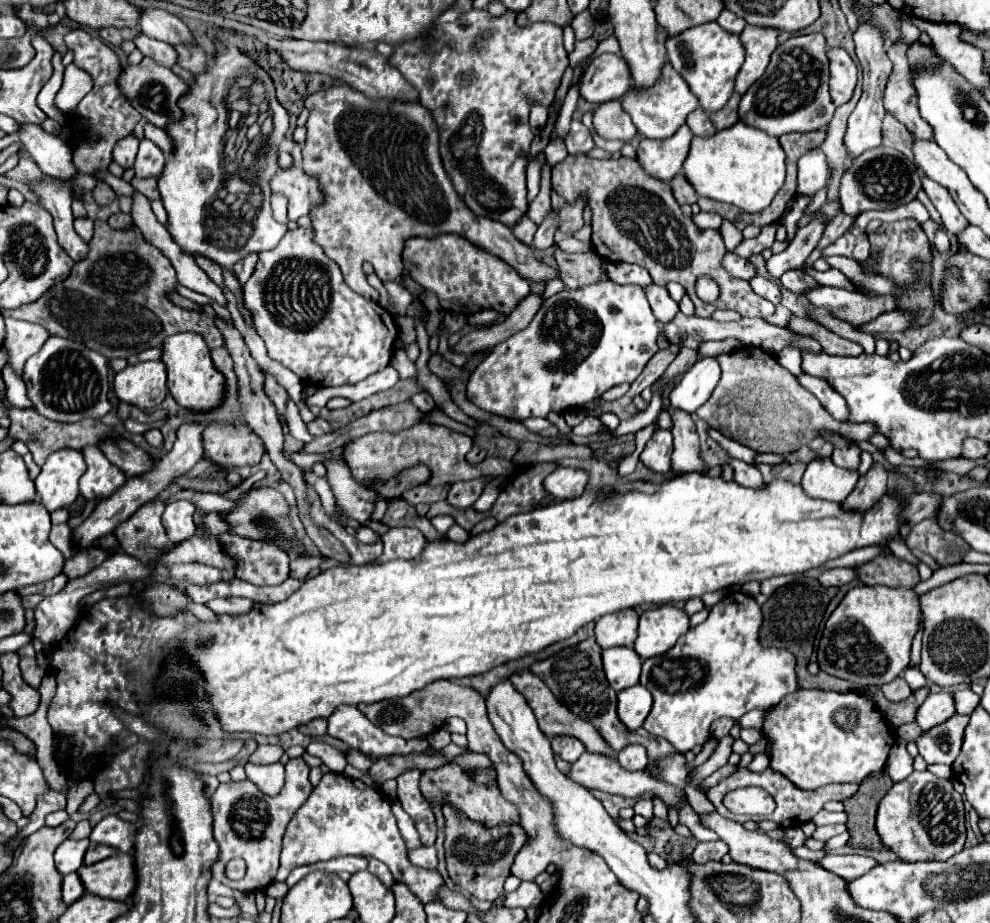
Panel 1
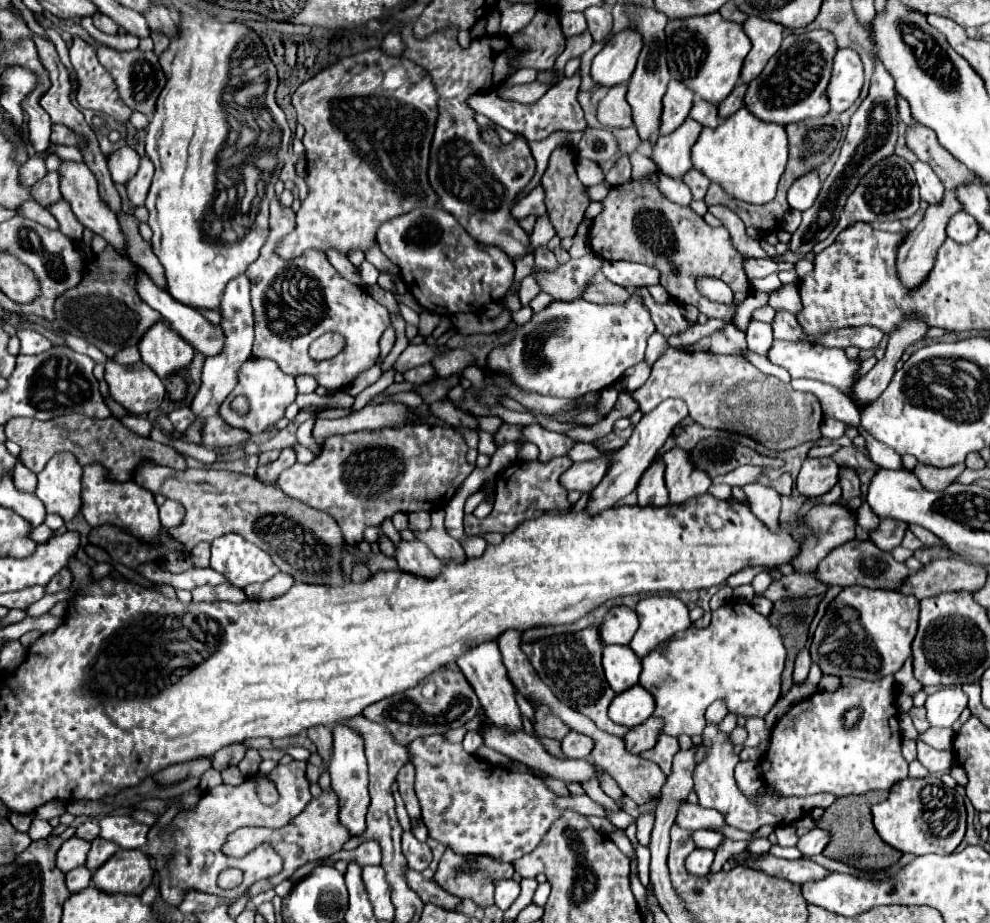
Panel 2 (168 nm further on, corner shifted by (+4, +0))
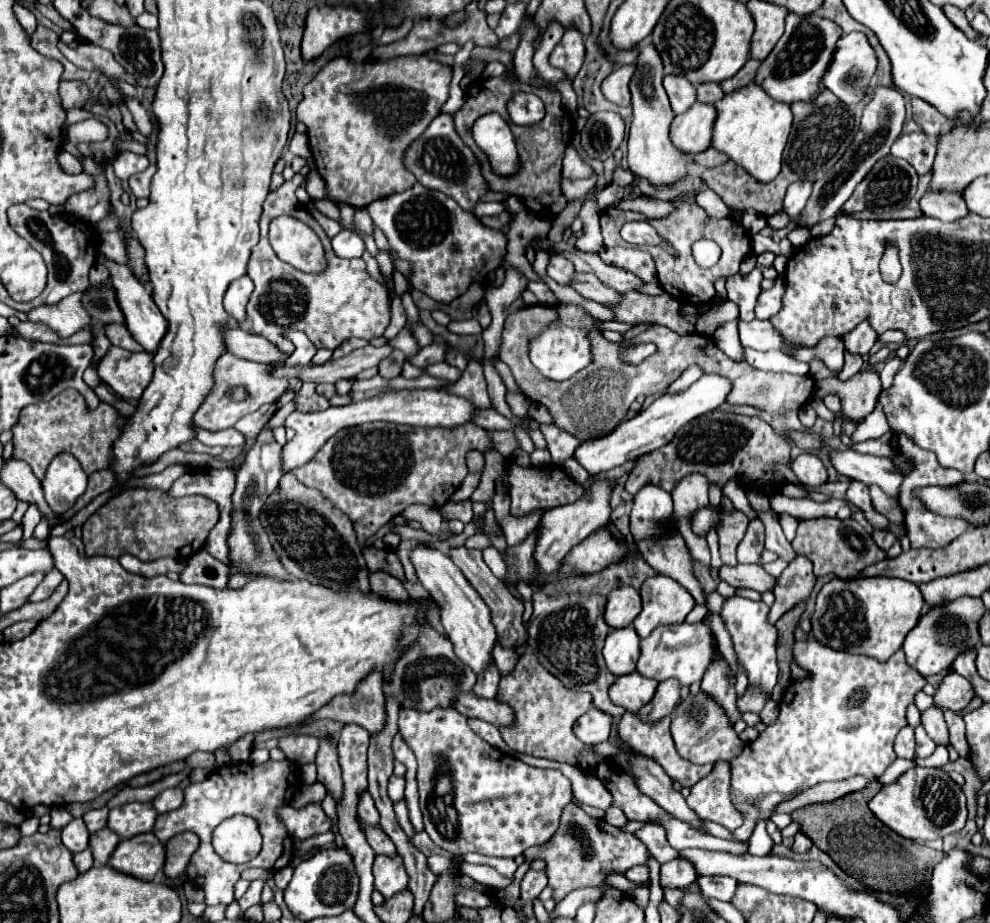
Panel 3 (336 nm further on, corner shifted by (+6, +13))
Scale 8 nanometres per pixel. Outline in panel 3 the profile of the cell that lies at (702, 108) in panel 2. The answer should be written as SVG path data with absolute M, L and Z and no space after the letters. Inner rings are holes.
M710 82L710 84L698 84L696 86L698 90L698 100L700 102L708 102L708 104L714 104L718 100L722 100L724 92L722 92L722 86L718 82Z

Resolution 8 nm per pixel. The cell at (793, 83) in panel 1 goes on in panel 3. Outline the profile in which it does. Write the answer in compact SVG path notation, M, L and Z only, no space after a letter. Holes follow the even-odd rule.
M788 14L786 32L762 62L756 74L756 84L762 86L774 100L794 104L798 100L812 100L822 90L822 76L830 66L836 50L836 42L842 36L842 28L820 16Z

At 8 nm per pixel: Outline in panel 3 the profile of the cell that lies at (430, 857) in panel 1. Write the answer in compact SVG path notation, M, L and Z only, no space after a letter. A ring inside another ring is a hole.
M404 800L402 802L394 802L394 814L398 818L400 828L406 832L406 836L412 836L414 834L414 828L412 828L412 824L408 820L408 808L406 808L406 802Z

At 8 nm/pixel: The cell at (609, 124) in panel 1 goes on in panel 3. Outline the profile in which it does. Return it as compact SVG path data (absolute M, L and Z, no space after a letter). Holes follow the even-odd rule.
M628 64L628 66L620 66L616 68L604 82L602 82L602 92L604 96L618 104L618 106L630 106L630 78L634 76L636 66Z

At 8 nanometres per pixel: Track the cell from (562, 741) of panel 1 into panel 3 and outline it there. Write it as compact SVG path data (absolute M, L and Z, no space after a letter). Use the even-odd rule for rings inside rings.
M590 708L584 716L578 718L574 724L574 734L584 744L600 744L606 742L614 730L614 718L598 708ZM598 740L598 742L596 742Z

